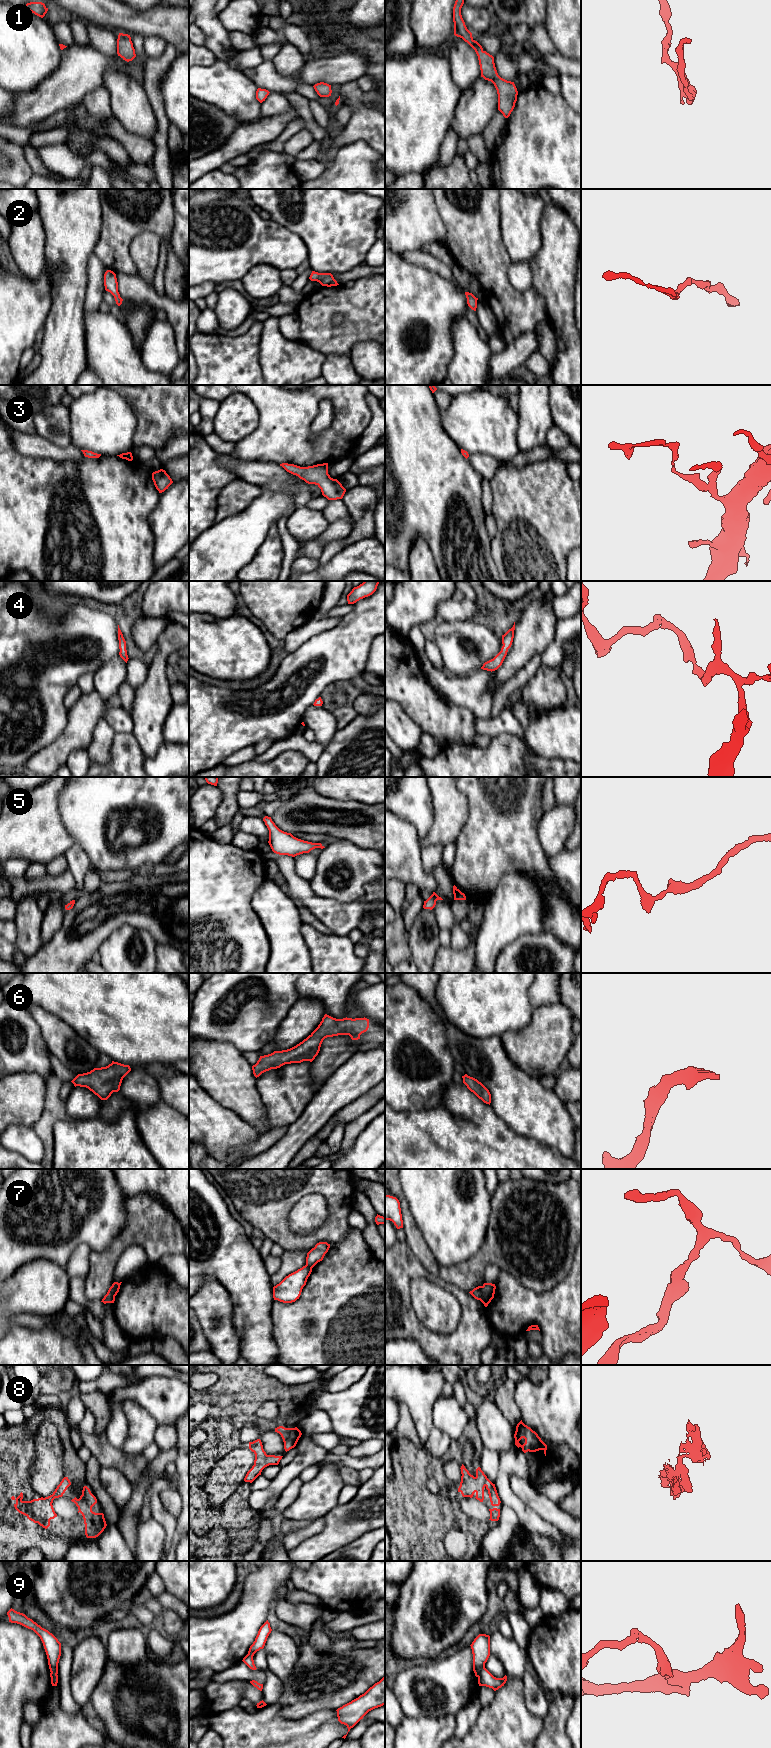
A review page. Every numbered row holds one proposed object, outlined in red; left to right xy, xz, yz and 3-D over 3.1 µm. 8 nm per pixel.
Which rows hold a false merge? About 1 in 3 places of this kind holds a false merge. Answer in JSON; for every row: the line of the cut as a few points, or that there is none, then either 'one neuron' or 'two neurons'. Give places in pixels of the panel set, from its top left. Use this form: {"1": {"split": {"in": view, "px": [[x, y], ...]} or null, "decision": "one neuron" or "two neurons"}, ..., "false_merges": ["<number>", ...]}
{"1": {"split": null, "decision": "one neuron"}, "2": {"split": null, "decision": "one neuron"}, "3": {"split": null, "decision": "one neuron"}, "4": {"split": null, "decision": "one neuron"}, "5": {"split": null, "decision": "one neuron"}, "6": {"split": null, "decision": "one neuron"}, "7": {"split": {"in": "yz", "px": [[482, 1286], [479, 1299]]}, "decision": "two neurons"}, "8": {"split": null, "decision": "one neuron"}, "9": {"split": {"in": "yz", "px": [[484, 1666], [477, 1676]]}, "decision": "two neurons"}, "false_merges": ["7", "9"]}

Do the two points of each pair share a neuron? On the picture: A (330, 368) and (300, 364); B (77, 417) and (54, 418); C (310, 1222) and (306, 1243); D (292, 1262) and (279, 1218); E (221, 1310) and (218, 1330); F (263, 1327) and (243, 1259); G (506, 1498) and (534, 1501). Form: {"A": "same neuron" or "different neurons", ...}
{"A": "different neurons", "B": "different neurons", "C": "different neurons", "D": "different neurons", "E": "same neuron", "F": "same neuron", "G": "different neurons"}

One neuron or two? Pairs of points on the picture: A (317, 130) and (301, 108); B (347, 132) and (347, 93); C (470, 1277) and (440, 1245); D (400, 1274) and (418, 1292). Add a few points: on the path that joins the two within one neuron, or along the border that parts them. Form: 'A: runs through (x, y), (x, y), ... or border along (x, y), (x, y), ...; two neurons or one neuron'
A: runs through (312, 125), (304, 113); one neuron
B: runs through (356, 122), (356, 103); one neuron
C: border along (477, 1251), (452, 1265), (440, 1265), (434, 1259); two neurons
D: border along (433, 1282), (424, 1278), (411, 1282), (411, 1306); two neurons

